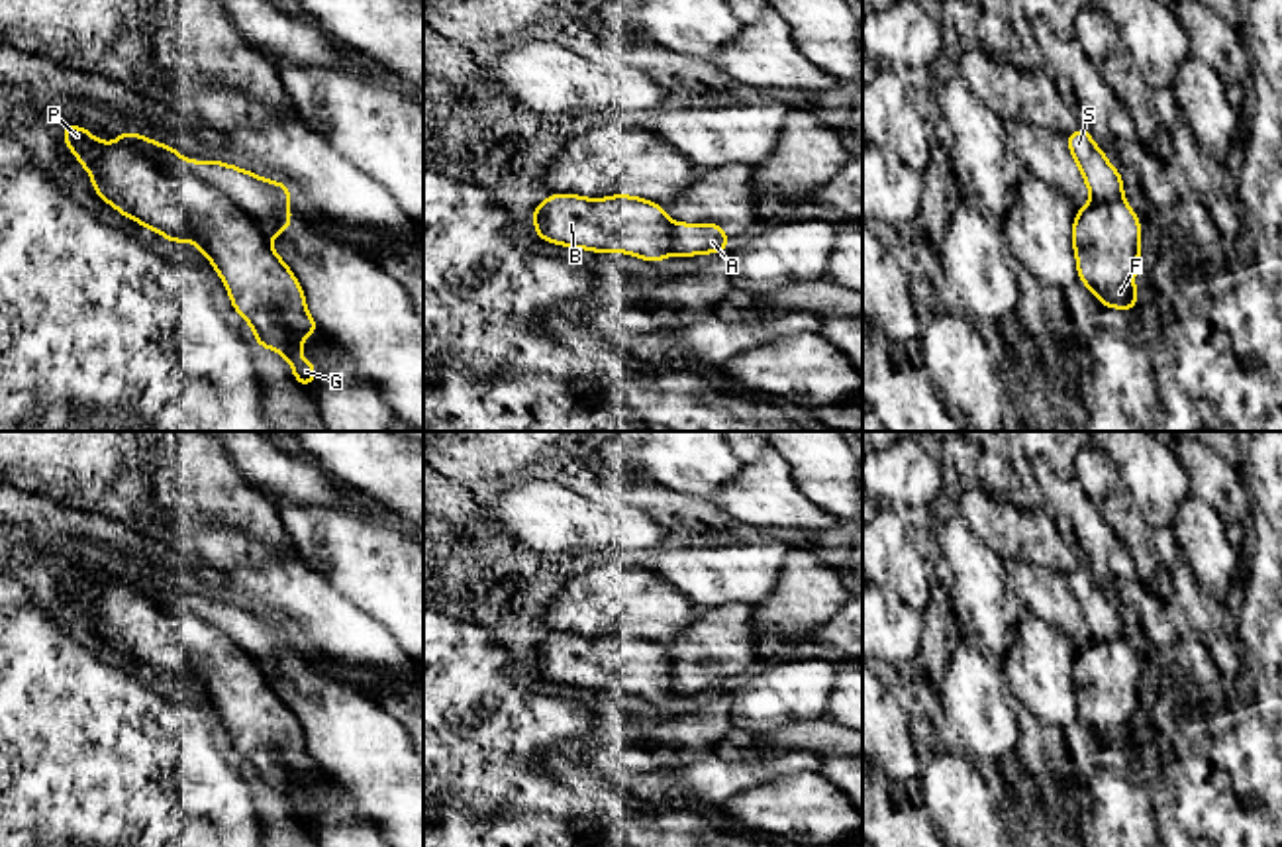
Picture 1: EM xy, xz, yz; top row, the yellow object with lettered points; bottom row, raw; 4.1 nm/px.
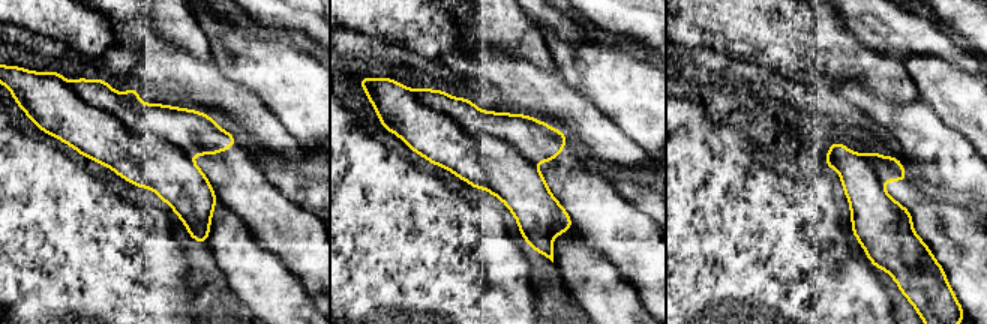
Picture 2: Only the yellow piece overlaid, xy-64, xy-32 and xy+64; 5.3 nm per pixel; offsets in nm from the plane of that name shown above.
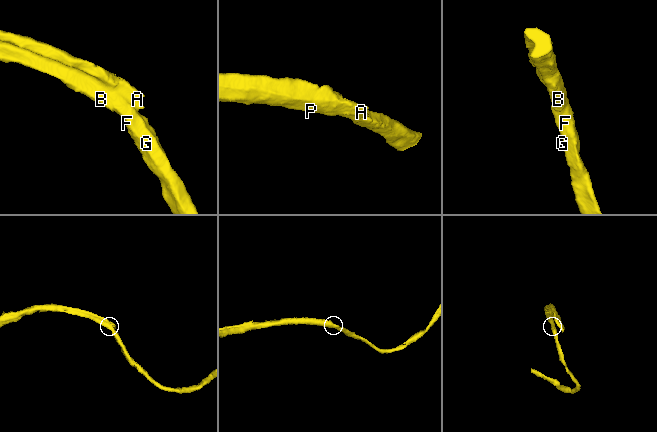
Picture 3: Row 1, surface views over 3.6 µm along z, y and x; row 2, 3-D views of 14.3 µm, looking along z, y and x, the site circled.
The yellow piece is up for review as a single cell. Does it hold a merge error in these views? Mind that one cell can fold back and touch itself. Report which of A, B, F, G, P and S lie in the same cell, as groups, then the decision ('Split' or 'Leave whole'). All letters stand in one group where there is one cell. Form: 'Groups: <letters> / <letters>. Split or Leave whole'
Groups: A S / B F G P. Split

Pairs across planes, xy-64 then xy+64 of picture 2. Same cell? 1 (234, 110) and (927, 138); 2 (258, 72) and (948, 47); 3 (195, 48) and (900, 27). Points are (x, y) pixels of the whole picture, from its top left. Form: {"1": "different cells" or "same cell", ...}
{"1": "same cell", "2": "different cells", "3": "different cells"}

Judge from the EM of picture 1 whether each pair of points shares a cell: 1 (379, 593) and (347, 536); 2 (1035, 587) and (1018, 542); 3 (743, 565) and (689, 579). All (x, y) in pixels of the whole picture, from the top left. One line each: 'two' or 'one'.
1: one
2: two
3: one

